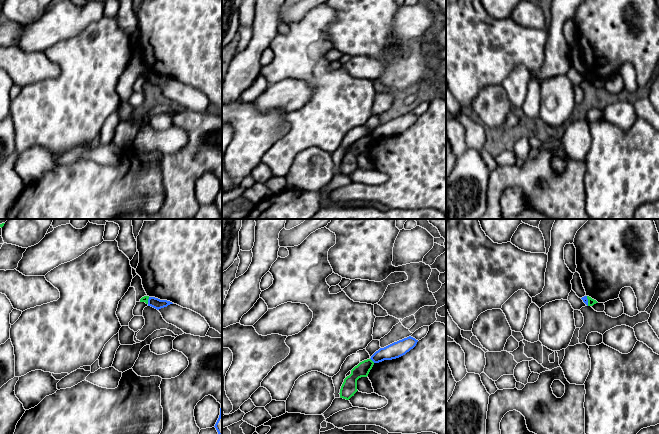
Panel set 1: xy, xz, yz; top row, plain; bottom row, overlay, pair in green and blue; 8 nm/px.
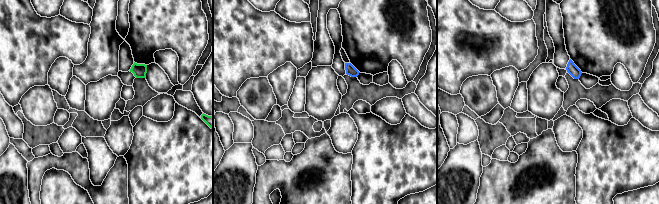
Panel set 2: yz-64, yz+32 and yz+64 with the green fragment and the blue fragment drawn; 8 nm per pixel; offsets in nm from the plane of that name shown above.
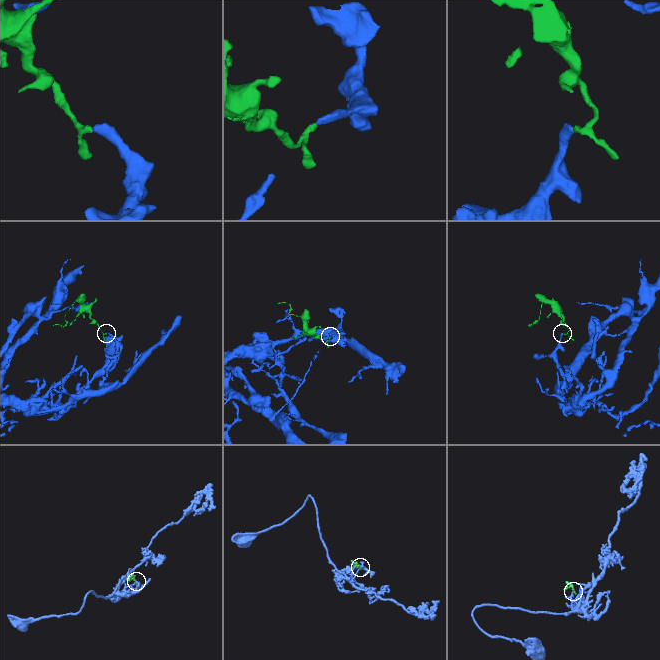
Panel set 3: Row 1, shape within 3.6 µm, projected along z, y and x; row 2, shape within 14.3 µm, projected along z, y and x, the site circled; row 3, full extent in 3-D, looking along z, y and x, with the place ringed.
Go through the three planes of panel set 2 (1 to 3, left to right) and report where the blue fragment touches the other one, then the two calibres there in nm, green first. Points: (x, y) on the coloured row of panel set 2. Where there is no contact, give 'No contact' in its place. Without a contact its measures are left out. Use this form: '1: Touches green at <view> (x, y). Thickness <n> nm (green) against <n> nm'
1: No contact
2: No contact
3: No contact

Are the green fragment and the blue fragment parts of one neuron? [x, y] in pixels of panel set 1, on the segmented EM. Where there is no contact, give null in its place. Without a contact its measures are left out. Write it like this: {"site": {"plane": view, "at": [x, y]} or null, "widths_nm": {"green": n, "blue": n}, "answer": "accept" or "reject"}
{"site": {"plane": "xz", "at": [371, 360]}, "widths_nm": {"green": 110, "blue": 130}, "answer": "reject"}

